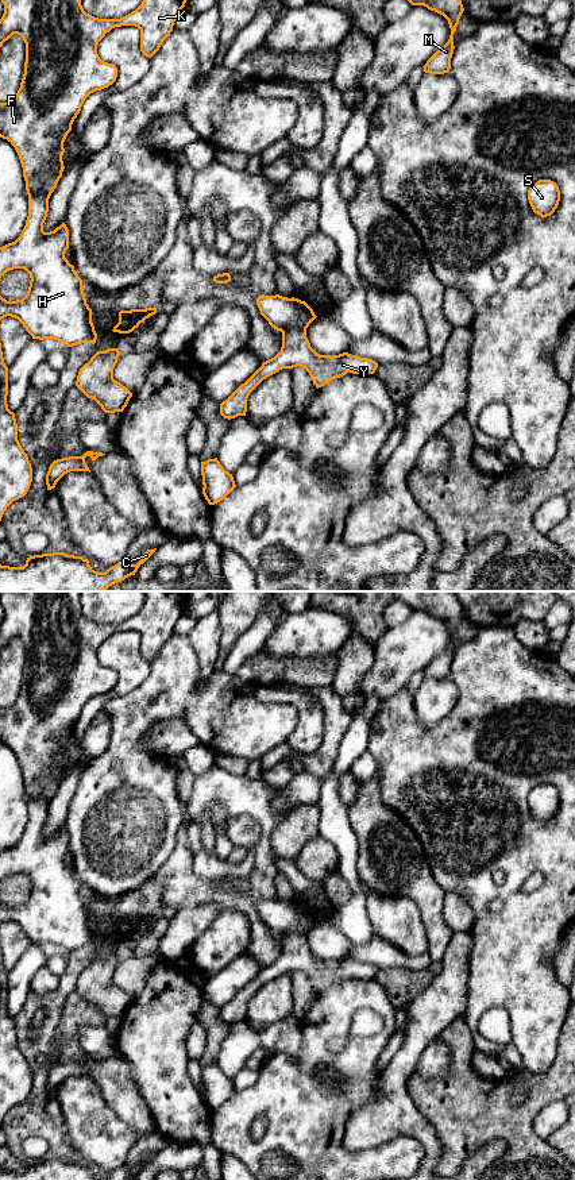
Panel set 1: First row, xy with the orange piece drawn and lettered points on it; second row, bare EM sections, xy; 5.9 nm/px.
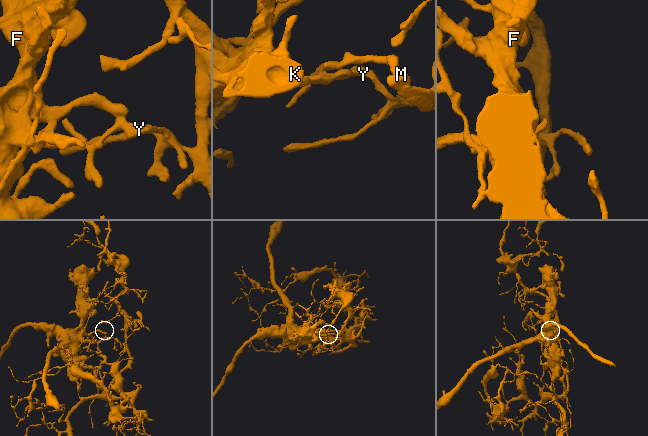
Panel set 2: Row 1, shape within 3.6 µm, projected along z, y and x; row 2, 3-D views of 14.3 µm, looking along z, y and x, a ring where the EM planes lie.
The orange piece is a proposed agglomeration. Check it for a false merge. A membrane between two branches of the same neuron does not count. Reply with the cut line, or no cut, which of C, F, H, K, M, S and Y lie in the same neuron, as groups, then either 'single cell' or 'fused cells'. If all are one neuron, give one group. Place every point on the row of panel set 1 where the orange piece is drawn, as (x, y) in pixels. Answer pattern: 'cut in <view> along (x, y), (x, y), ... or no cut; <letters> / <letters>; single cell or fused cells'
cut in xy along (305, 330), (285, 328), (281, 331); C F H K / M S Y; fused cells

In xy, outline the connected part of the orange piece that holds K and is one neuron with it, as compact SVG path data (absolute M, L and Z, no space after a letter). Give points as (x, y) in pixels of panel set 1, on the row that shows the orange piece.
M1 0L1 3L4 4L4 14L0 19L0 47L13 34L20 35L26 43L24 74L20 88L13 100L0 103L0 138L7 139L19 155L28 194L28 216L20 236L15 242L0 247L0 278L9 270L24 269L31 281L28 292L22 300L7 301L0 296L0 320L7 316L18 319L32 339L54 339L67 347L80 343L94 344L97 333L92 323L92 309L86 304L82 279L76 273L74 266L65 258L69 248L69 230L62 223L54 231L43 231L43 223L49 212L49 198L65 169L62 161L63 142L72 131L72 124L85 99L116 81L117 68L101 61L97 54L97 45L105 34L115 27L138 27L140 30L140 51L151 58L173 31L174 22L186 0L143 0L135 11L120 19L94 18L84 11L81 0Z

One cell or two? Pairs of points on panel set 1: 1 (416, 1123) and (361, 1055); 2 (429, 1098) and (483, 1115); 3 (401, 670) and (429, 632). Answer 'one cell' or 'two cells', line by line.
1: two cells
2: one cell
3: one cell

